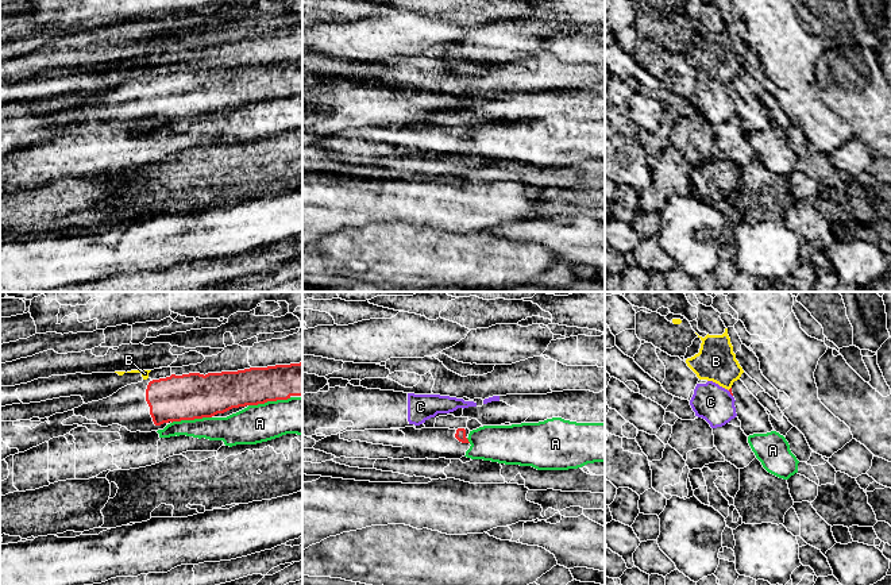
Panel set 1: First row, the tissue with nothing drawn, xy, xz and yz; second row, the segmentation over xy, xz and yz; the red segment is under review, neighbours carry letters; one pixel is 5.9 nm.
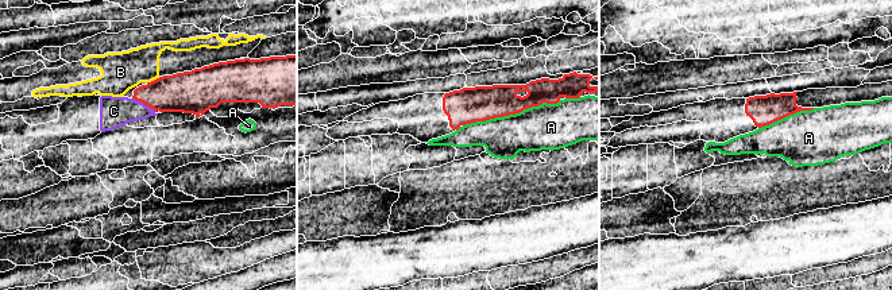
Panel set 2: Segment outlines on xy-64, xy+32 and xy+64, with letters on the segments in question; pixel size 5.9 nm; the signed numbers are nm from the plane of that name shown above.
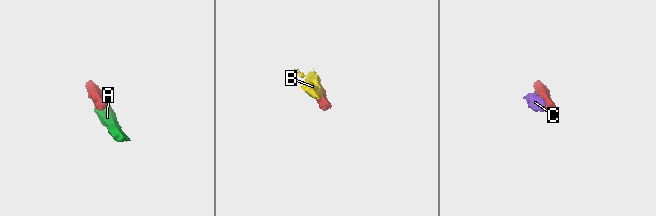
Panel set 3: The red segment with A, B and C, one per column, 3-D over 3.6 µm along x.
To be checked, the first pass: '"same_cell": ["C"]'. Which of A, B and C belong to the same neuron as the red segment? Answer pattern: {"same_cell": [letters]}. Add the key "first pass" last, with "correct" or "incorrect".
{"same_cell": [], "first pass": "incorrect"}

